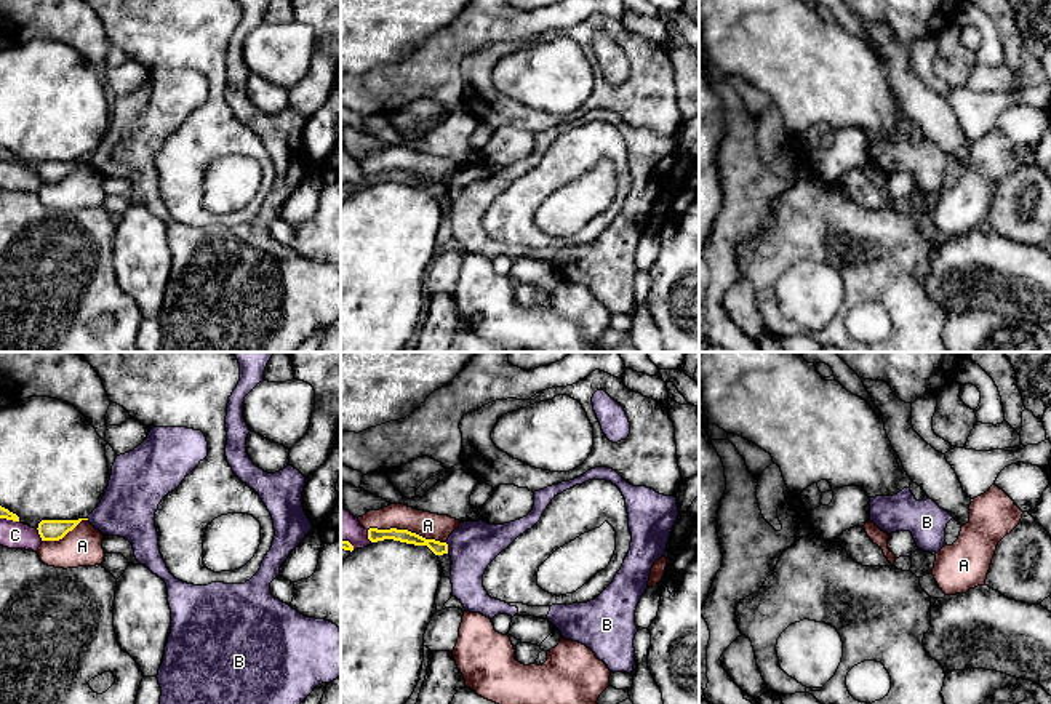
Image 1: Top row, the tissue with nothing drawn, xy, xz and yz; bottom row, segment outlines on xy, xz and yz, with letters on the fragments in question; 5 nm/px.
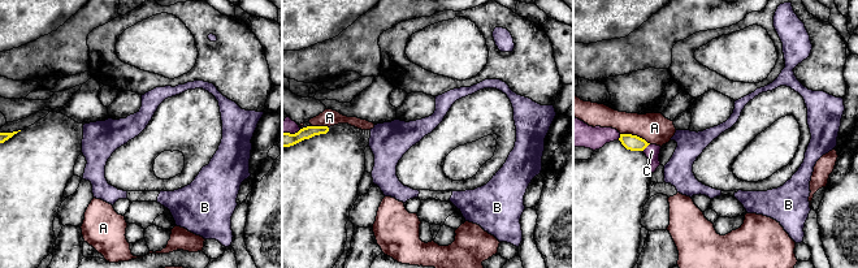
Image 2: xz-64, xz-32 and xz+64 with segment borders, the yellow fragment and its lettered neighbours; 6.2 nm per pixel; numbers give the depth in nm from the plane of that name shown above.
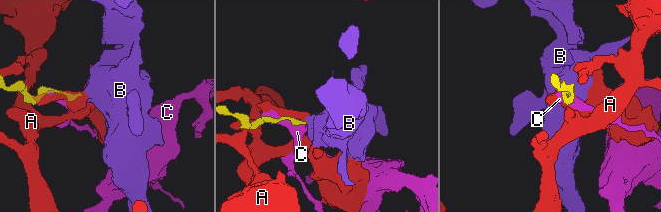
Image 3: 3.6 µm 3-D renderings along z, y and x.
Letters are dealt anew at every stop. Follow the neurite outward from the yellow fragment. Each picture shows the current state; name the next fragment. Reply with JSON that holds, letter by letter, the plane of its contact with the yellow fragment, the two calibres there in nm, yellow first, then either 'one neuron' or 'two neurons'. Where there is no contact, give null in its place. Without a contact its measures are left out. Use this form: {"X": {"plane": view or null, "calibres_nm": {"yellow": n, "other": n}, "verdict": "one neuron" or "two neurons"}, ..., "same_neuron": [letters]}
{"A": {"plane": "xz", "calibres_nm": {"yellow": 70, "other": 130}, "verdict": "two neurons"}, "B": {"plane": "xz", "calibres_nm": {"yellow": 70, "other": 240}, "verdict": "two neurons"}, "C": {"plane": "xy", "calibres_nm": {"yellow": 50, "other": 140}, "verdict": "two neurons"}, "same_neuron": []}

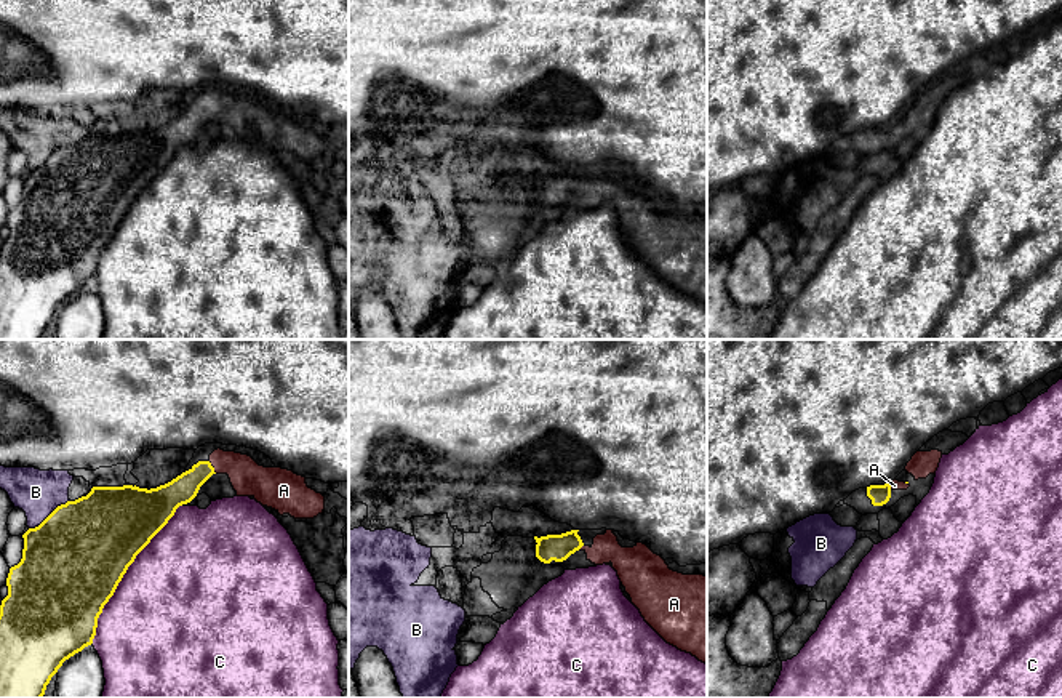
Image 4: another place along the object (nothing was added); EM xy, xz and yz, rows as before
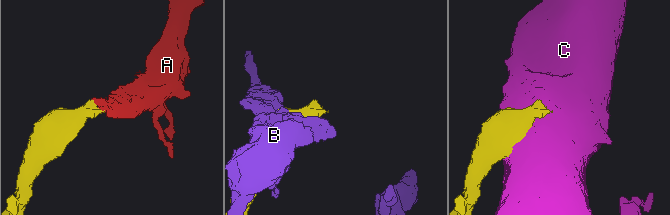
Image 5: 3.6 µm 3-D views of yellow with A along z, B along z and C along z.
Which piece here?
{"A": {"plane": "xy", "calibres_nm": {"yellow": 140, "other": 180}, "verdict": "one neuron"}, "B": {"plane": "xy", "calibres_nm": {"yellow": 500, "other": 220}, "verdict": "two neurons"}, "C": {"plane": "xy", "calibres_nm": {"yellow": 500, "other": 500}, "verdict": "two neurons"}, "same_neuron": ["A"]}

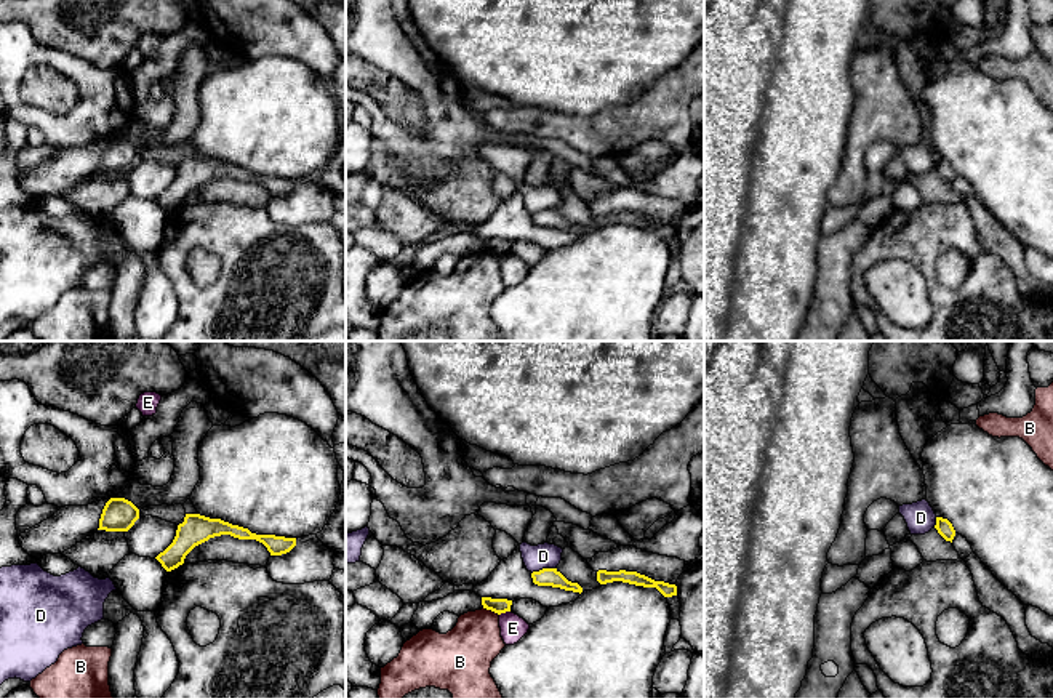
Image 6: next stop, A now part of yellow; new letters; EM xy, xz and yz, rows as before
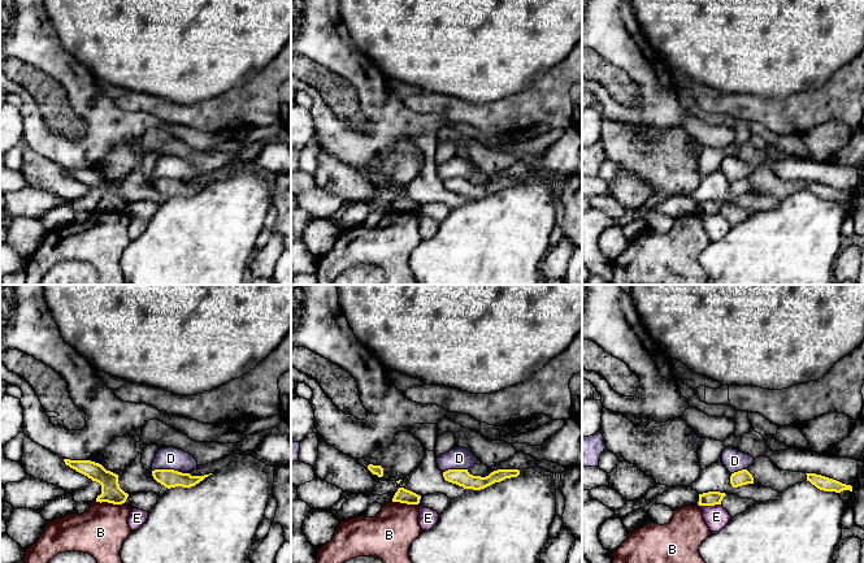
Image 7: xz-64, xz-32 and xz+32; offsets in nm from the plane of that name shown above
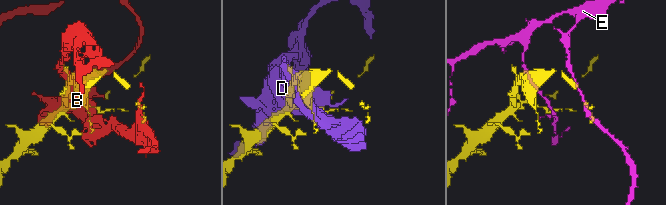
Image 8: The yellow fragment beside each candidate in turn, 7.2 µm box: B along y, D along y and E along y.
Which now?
{"B": {"plane": "xz", "calibres_nm": {"yellow": 80, "other": 280}, "verdict": "two neurons"}, "D": {"plane": "xz", "calibres_nm": {"yellow": 100, "other": 130}, "verdict": "two neurons"}, "E": {"plane": "xz", "calibres_nm": {"yellow": 80, "other": 130}, "verdict": "two neurons"}, "same_neuron": []}

